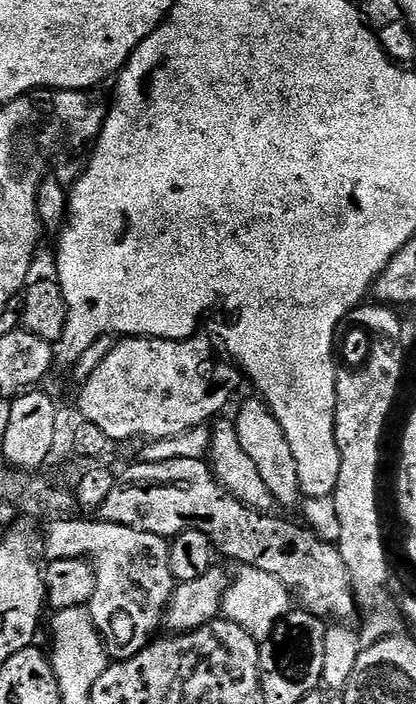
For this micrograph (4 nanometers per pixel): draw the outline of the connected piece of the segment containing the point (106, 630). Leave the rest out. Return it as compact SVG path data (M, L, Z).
M61 519L51 525L52 533L48 541L43 541L42 554L47 561L61 561L63 558L78 558L87 560L95 570L94 596L88 605L95 626L103 638L104 648L114 660L128 660L134 654L146 648L159 633L172 597L176 581L170 570L169 541L160 535L148 531L134 530L132 527L120 526L118 523L106 523L105 520L68 520Z

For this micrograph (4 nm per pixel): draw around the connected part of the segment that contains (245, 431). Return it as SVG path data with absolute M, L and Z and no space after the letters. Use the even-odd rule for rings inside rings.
M254 397L246 401L234 417L235 434L242 450L258 469L258 474L265 482L273 501L286 508L296 507L301 503L303 492L298 482L298 466L291 453L290 444L286 441L285 431L279 426L268 405L263 400Z

